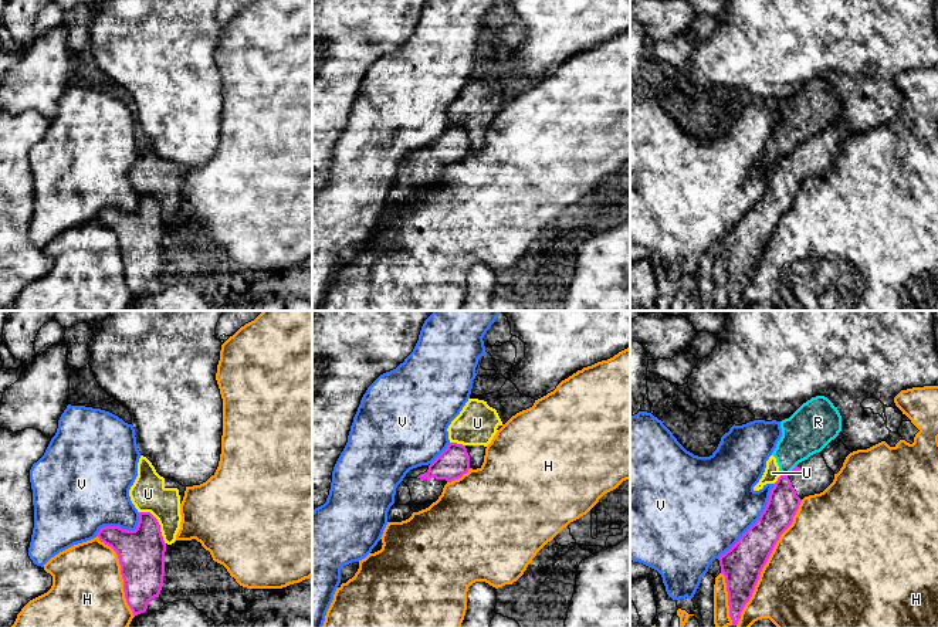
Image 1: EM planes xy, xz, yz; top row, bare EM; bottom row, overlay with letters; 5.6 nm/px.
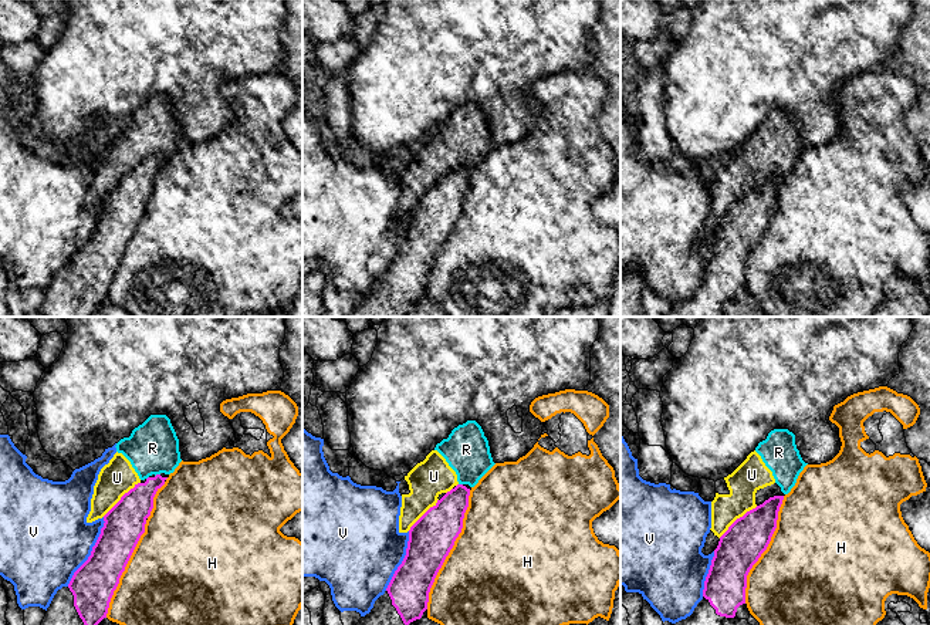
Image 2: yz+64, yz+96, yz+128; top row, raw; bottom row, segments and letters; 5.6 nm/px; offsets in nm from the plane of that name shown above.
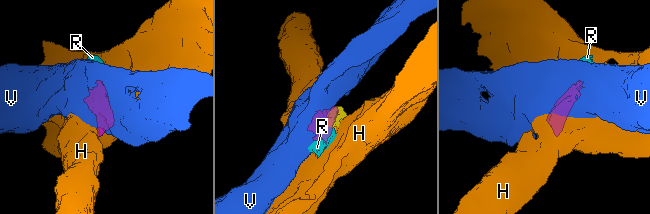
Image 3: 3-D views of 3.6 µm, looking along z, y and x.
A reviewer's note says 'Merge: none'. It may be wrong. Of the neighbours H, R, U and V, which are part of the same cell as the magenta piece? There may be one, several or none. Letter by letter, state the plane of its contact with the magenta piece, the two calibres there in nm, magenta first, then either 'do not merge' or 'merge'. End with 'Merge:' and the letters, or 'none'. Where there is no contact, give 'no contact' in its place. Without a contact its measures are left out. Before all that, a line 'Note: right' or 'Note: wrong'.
Note: right
H: contact in yz; calibres 220 and 500 nm; do not merge
R: contact in yz; calibres 30 and 260 nm; do not merge
U: contact in xy; calibres 260 and 200 nm; do not merge
V: contact in yz; calibres 220 and 460 nm; do not merge
Merge: none

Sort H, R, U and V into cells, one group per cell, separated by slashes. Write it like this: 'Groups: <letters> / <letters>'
Groups: H / R U / V

